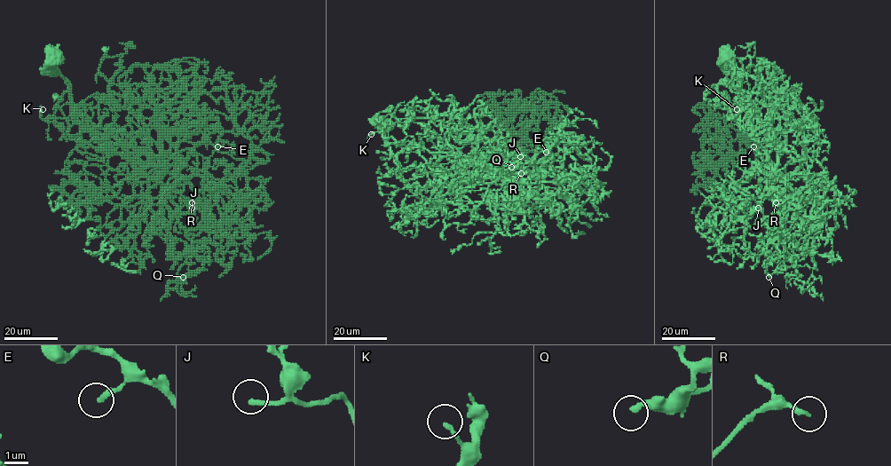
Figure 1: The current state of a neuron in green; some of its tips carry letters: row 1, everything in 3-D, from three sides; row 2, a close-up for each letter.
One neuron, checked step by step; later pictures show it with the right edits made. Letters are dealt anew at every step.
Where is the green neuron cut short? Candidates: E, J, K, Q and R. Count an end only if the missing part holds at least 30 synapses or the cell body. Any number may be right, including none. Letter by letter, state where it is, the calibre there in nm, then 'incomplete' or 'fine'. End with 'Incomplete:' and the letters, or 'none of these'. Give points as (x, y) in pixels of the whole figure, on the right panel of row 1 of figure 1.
E: at (753, 146); 240 nm thick; fine
J: at (758, 208); 200 nm thick; incomplete
K: at (737, 109); 200 nm thick; fine
Q: at (768, 277); 260 nm thick; fine
R: at (776, 202); 190 nm thick; fine
Incomplete: J

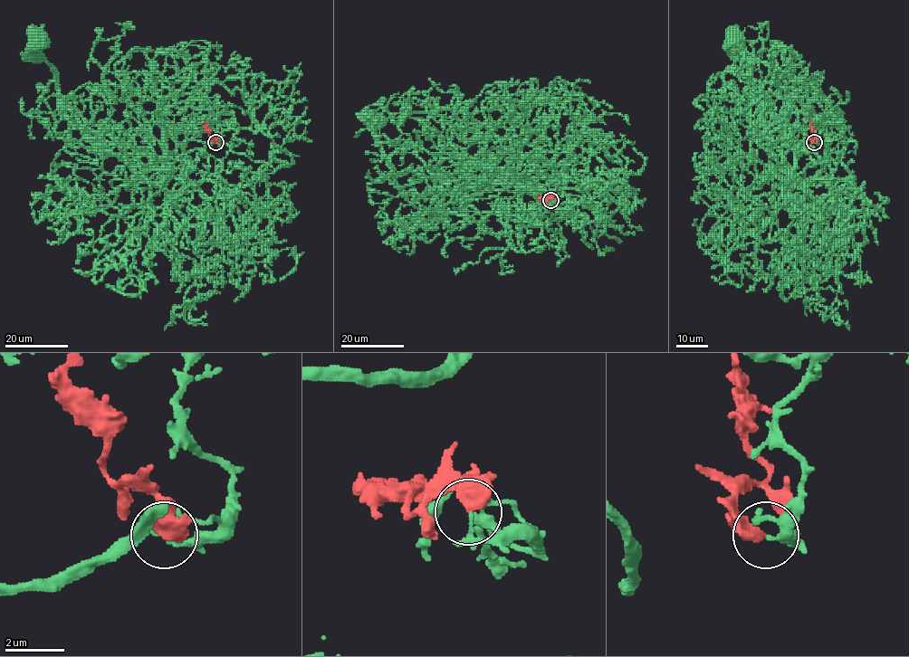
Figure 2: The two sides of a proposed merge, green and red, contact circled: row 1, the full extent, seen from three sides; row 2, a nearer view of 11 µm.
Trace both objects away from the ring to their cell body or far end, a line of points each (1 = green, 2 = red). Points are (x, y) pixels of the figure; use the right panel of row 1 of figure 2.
1: (815, 143), (818, 116), (804, 122), (803, 142), (785, 129), (781, 159), (790, 174), (788, 84), (736, 42)
2: (815, 143), (811, 138), (815, 136), (810, 119)

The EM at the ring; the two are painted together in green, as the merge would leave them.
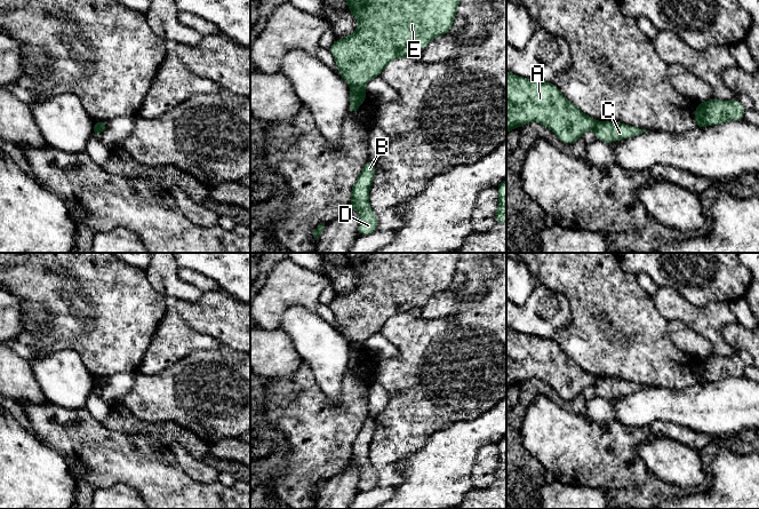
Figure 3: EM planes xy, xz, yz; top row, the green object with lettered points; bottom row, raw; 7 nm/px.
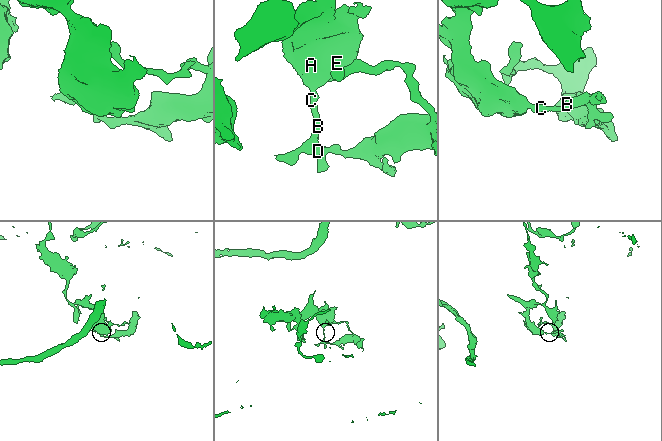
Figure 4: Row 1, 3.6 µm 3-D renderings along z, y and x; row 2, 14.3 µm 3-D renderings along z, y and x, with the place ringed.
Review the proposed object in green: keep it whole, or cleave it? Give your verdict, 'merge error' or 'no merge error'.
merge error

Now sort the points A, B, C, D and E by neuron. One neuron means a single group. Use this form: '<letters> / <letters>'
A E / B C D

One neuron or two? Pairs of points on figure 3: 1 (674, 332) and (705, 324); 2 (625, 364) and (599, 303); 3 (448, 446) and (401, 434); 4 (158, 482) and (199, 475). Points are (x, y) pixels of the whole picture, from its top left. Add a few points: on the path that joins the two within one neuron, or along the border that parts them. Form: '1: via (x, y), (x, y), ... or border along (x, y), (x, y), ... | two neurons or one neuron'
1: border along (669, 320), (682, 321), (712, 344) | two neurons
2: via (625, 349), (625, 339), (616, 329), (613, 318) | one neuron
3: border along (450, 426), (434, 430), (420, 448), (406, 456) | two neurons
4: border along (174, 454), (193, 479), (216, 480) | two neurons

